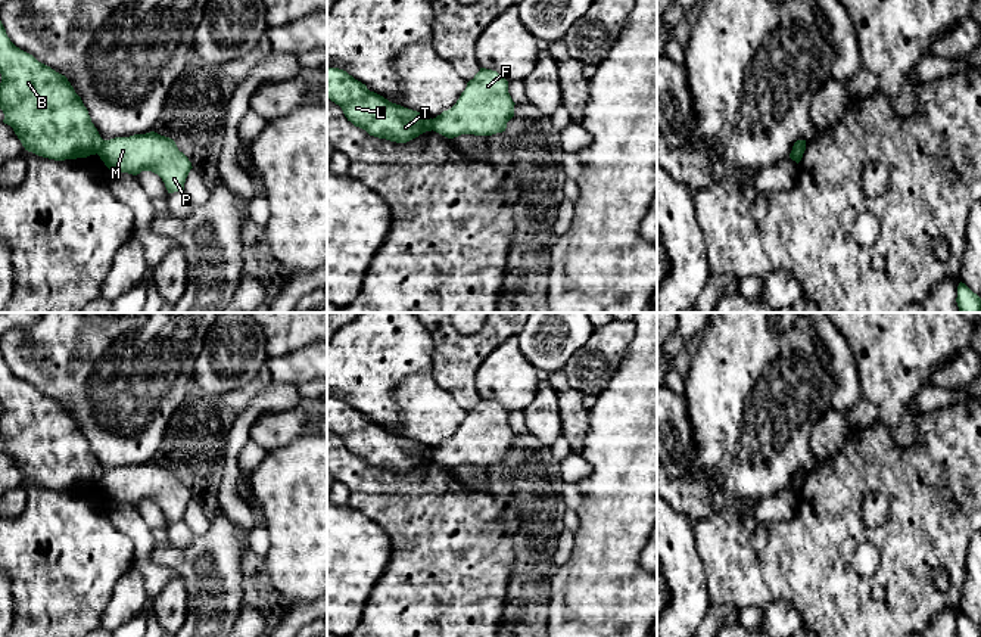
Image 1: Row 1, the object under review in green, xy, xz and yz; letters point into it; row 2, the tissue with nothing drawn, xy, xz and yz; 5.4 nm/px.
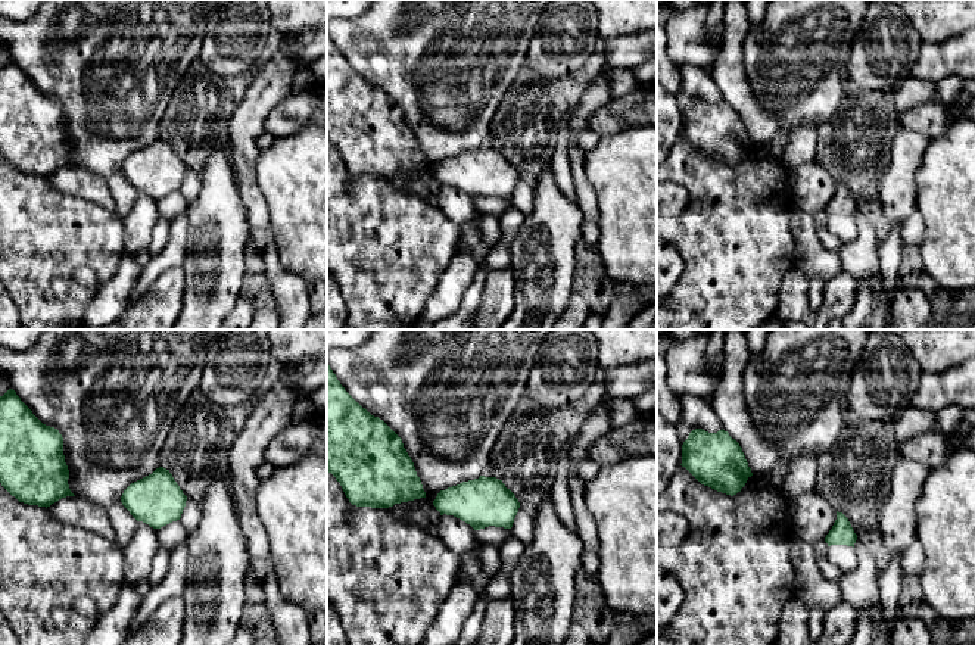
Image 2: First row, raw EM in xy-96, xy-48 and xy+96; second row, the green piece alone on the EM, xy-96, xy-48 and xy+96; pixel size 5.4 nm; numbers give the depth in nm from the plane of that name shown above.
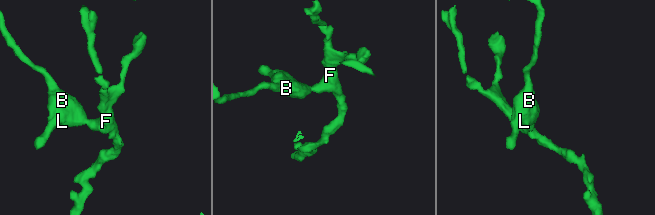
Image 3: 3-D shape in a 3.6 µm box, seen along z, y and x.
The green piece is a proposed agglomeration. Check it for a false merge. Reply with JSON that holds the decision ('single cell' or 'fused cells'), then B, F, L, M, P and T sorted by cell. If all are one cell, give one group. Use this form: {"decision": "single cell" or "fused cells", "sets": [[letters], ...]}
{"decision": "fused cells", "sets": [["B", "L", "T"], ["F", "M", "P"]]}

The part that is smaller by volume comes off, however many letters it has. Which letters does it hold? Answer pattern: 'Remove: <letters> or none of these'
Remove: F, M, P

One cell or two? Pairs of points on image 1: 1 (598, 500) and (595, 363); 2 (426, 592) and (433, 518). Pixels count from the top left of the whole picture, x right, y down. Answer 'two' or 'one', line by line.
1: two
2: one

